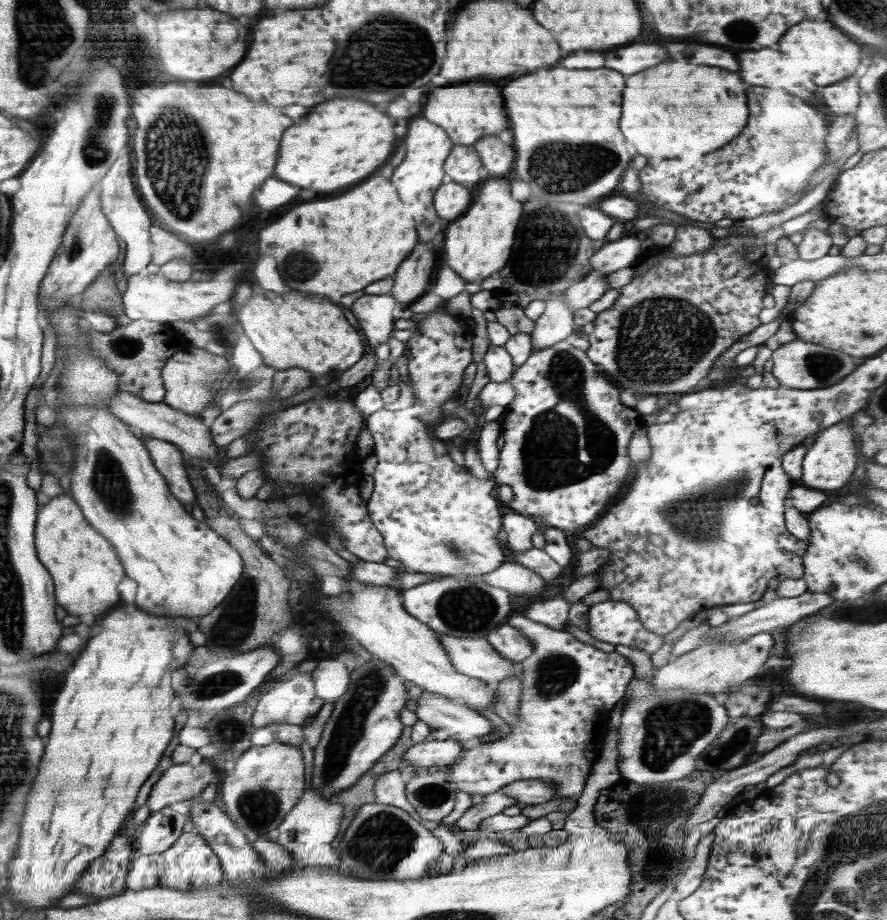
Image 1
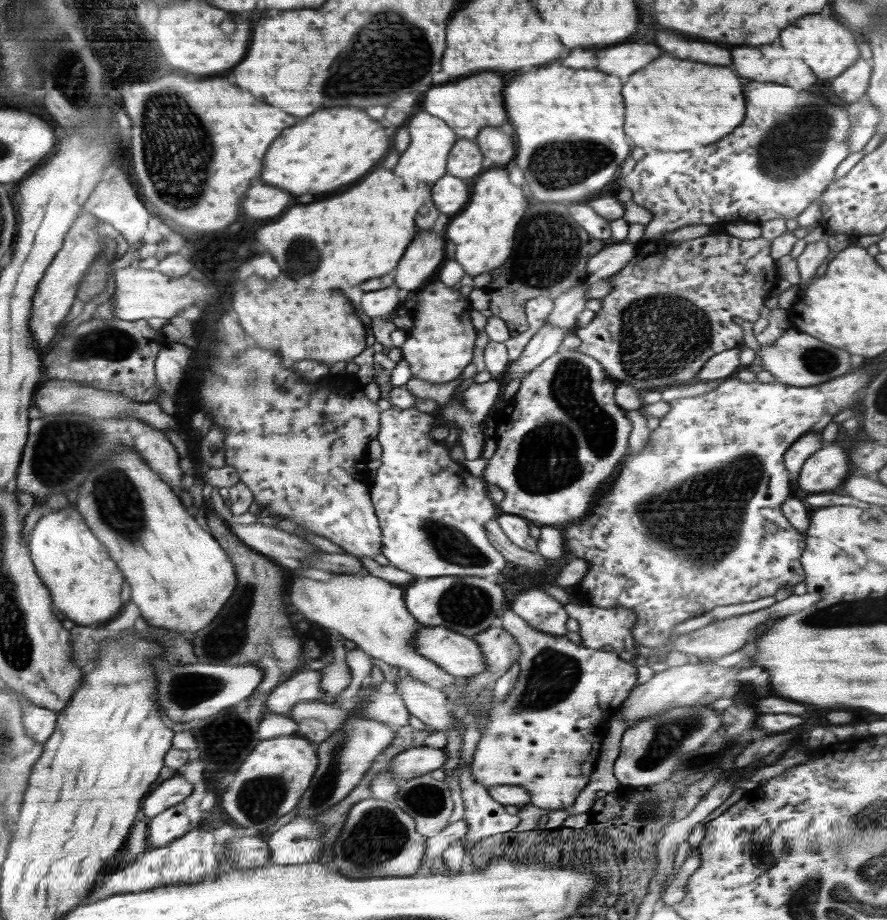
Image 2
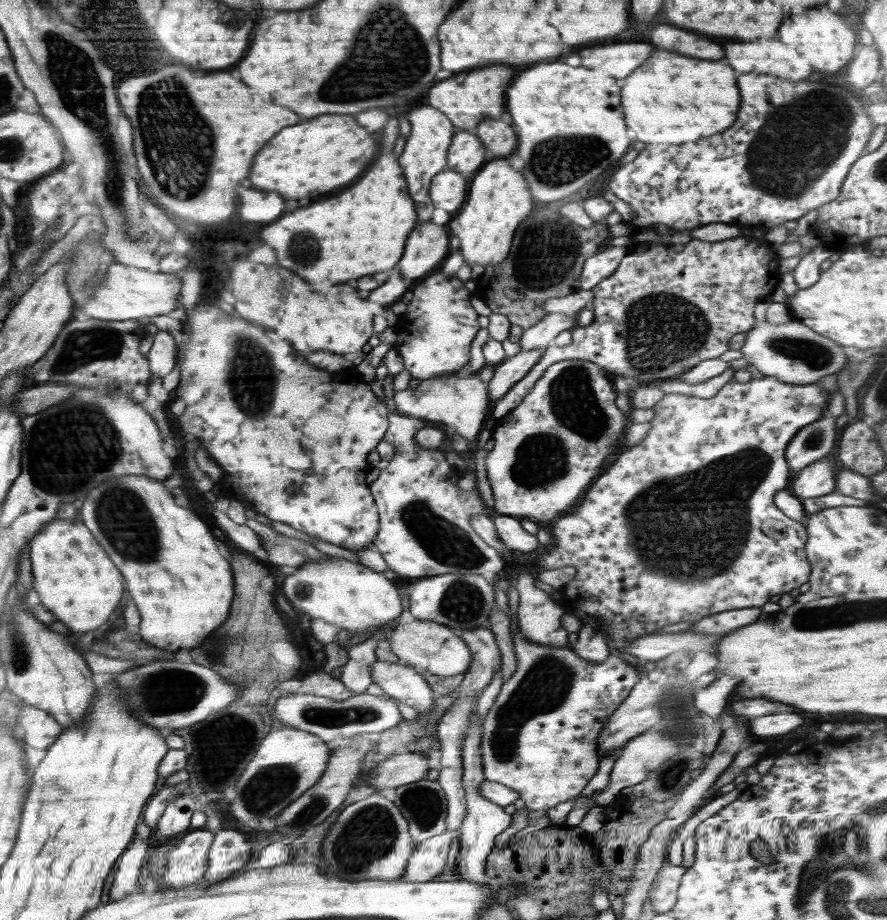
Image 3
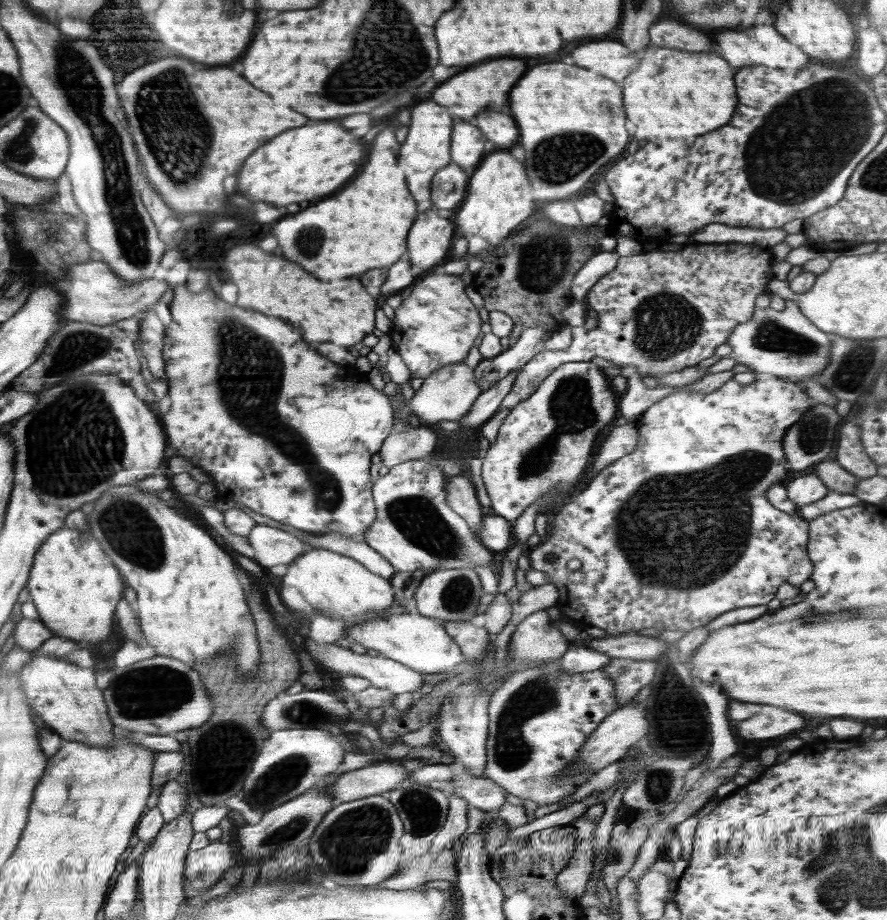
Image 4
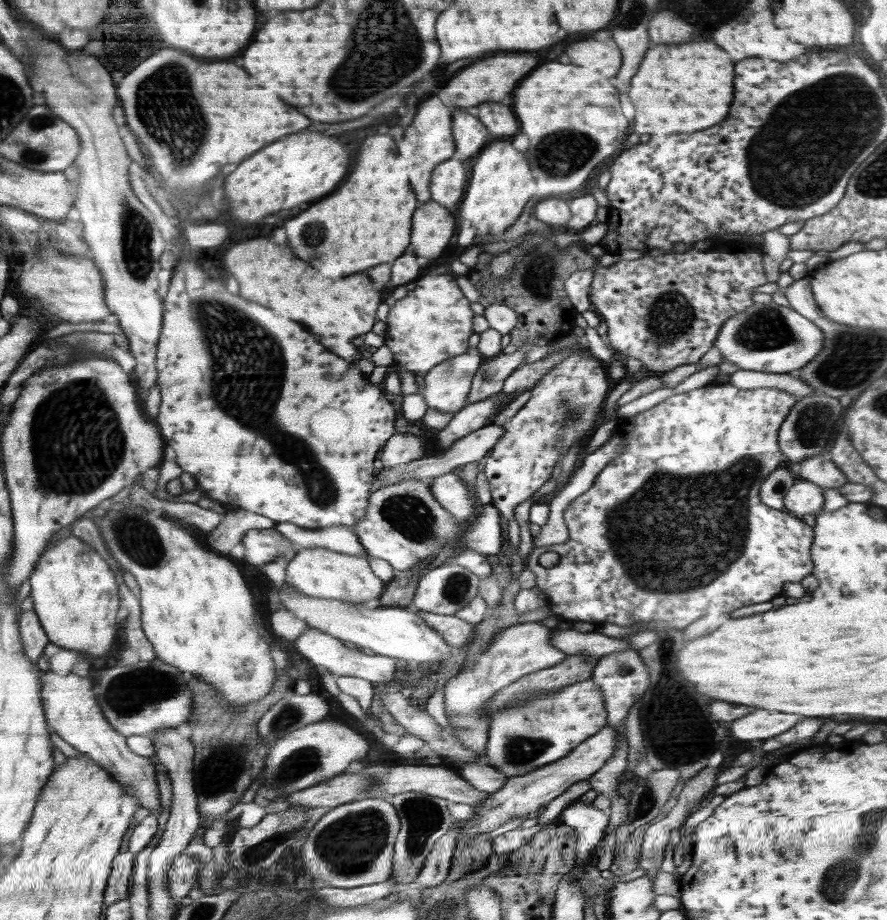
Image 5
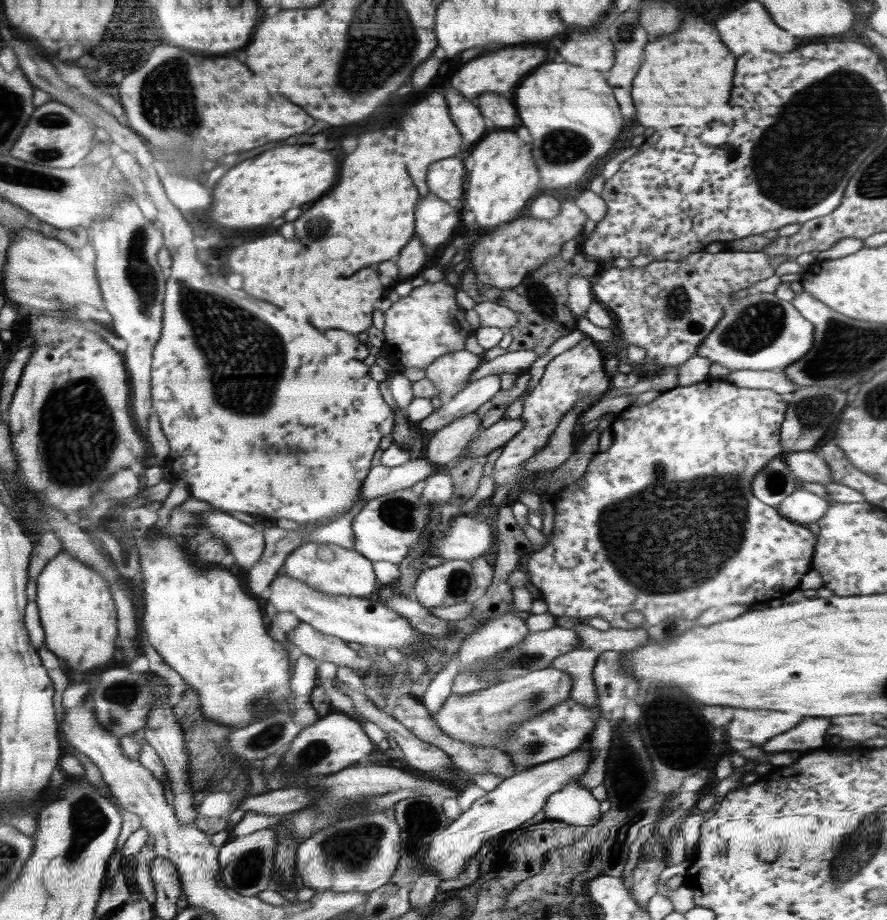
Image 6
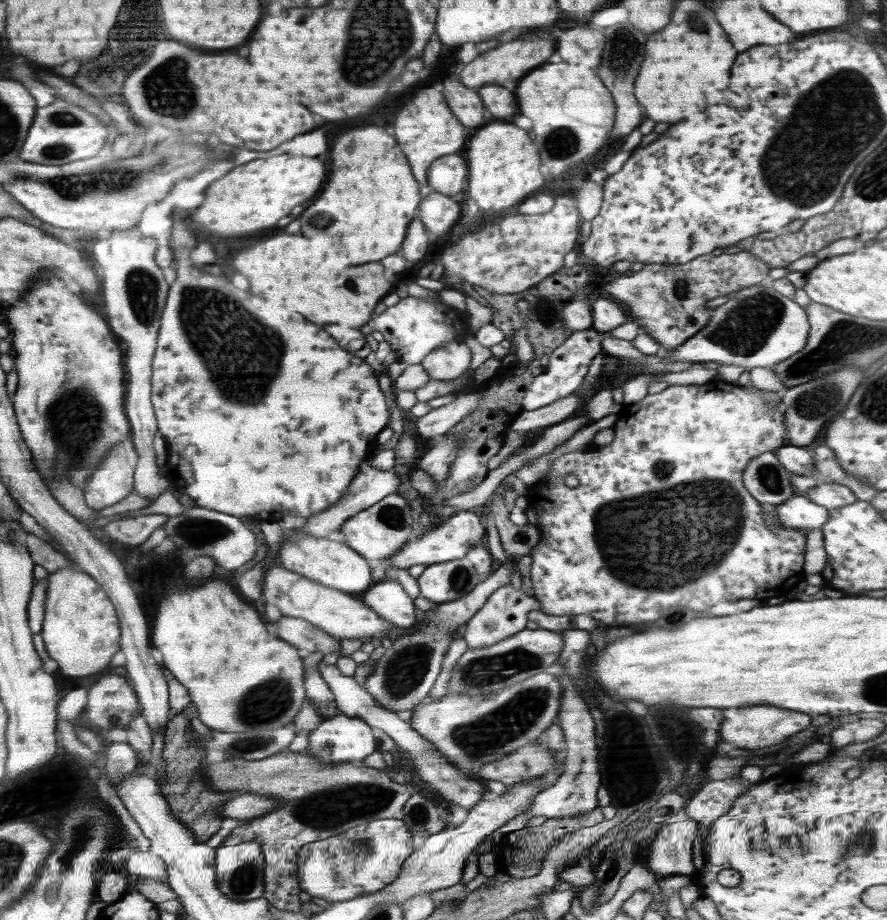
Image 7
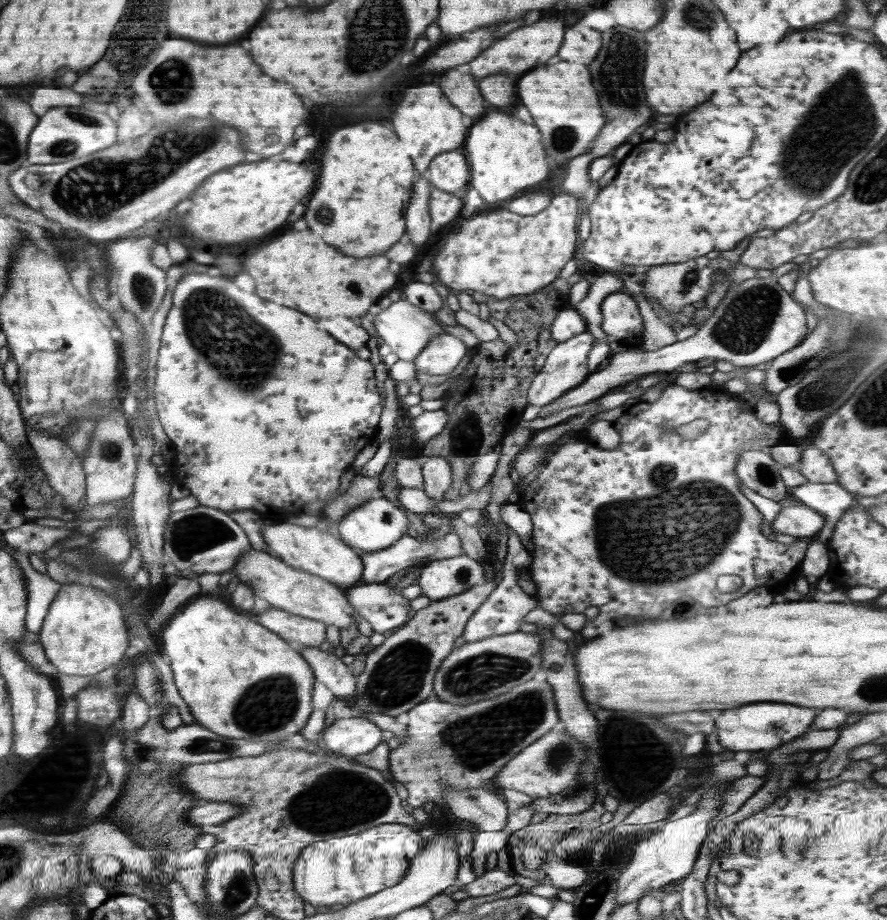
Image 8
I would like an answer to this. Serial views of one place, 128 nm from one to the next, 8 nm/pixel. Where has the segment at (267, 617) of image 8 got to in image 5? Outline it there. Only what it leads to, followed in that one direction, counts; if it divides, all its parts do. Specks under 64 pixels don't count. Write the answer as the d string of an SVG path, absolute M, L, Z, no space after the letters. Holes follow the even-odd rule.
M308 627L306 630L294 641L296 650L306 657L312 664L325 671L330 671L335 676L357 676L372 682L373 684L388 685L394 681L394 672L396 672L397 661L389 656L383 654L365 654L359 648L351 649L344 645L344 642L335 636L326 634L317 628Z

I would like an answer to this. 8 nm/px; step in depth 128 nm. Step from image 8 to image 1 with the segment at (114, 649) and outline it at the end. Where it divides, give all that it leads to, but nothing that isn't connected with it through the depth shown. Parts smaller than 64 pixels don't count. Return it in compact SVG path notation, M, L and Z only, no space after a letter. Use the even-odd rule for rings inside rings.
M66 492L44 503L37 522L38 555L42 565L50 568L50 577L54 578L58 606L68 615L103 617L108 614L108 608L116 606L120 600L116 586L124 578L124 570L112 544L90 526L81 505L76 502Z

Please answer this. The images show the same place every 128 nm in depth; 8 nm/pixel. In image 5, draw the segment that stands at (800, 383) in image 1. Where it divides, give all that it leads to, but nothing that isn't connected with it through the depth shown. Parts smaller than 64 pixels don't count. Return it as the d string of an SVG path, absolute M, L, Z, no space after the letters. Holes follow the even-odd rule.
M774 301L768 304L753 302L722 324L713 346L722 353L724 361L733 362L742 370L794 374L818 356L823 336L809 318L789 306L780 306Z

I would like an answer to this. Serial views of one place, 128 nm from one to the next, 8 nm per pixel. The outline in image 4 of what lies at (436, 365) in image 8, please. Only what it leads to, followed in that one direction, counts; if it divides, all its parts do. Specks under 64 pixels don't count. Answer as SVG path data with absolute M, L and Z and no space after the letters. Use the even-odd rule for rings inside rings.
M464 361L449 364L431 372L422 383L415 395L406 400L406 406L428 424L438 423L440 420L459 420L470 410L471 404L480 396L481 390L474 380L473 368Z

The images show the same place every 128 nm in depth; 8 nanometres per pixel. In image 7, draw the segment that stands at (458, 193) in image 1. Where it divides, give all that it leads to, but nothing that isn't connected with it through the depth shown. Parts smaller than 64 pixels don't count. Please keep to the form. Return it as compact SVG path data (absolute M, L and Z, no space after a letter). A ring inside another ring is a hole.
M454 153L436 159L428 169L428 184L433 191L453 197L462 190L467 179L464 153Z

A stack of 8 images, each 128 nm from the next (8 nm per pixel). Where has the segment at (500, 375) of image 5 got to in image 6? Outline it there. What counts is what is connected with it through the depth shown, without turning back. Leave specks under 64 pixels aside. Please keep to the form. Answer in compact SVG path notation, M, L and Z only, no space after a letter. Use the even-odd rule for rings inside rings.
M489 374L470 381L460 389L450 400L435 409L430 416L420 421L420 426L427 431L437 431L456 418L462 418L490 400L501 388L499 374Z

